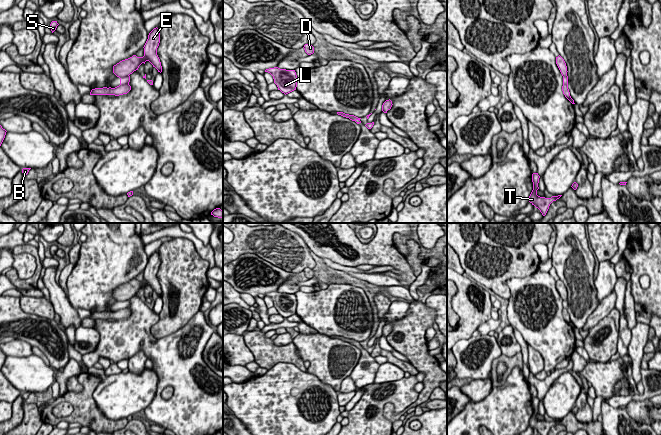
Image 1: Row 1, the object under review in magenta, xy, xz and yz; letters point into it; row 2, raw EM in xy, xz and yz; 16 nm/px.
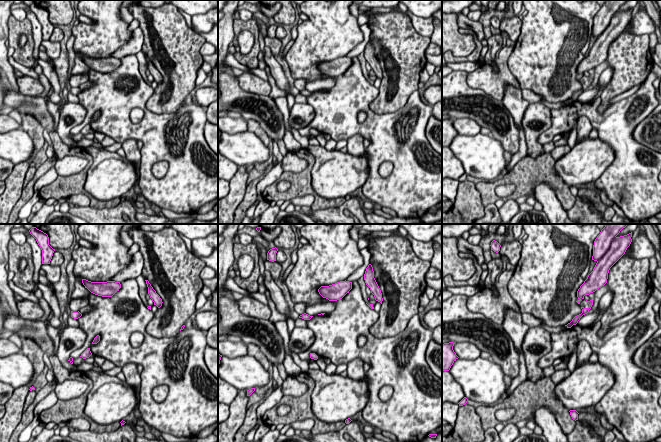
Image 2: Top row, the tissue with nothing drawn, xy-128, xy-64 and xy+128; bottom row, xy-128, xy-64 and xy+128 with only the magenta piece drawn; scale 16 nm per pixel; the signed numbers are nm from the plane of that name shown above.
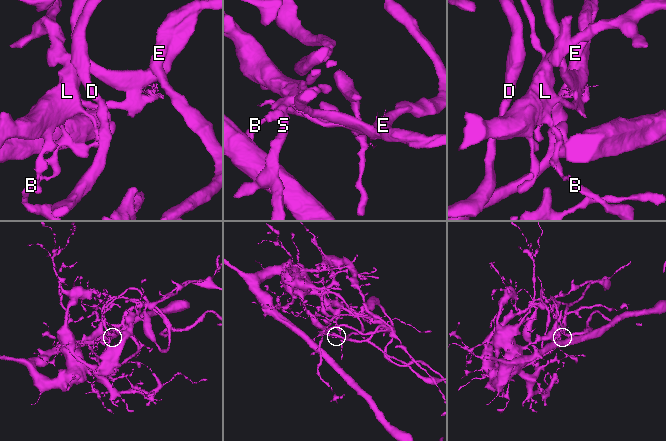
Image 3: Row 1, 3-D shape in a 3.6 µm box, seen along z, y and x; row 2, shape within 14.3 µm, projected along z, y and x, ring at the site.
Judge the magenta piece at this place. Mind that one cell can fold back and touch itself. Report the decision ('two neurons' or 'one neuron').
two neurons

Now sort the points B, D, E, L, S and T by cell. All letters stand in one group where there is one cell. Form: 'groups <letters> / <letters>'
groups B L S T / D E

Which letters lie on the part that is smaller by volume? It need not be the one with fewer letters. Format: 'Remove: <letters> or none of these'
Remove: D, E

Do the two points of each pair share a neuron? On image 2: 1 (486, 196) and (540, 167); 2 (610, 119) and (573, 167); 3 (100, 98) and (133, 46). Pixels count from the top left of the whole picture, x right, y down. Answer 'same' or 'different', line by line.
1: same
2: different
3: different

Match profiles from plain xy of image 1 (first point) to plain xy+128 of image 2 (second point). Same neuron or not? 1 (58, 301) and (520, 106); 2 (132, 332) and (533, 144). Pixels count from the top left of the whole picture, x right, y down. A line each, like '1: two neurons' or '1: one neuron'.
1: one neuron
2: two neurons

